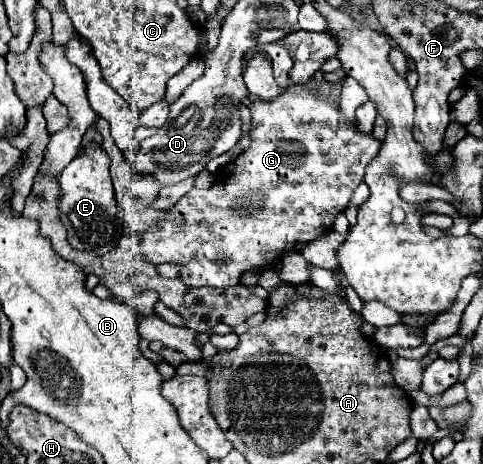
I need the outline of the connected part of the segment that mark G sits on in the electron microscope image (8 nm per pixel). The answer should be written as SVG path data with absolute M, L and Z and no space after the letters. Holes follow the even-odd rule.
M308 89L300 91L300 93L284 93L284 95L278 95L274 103L262 103L262 101L254 101L250 105L250 111L252 111L252 127L250 127L250 147L246 147L232 163L228 163L224 169L218 171L216 175L216 181L209 189L190 189L188 193L184 193L180 197L180 201L168 209L166 217L162 221L158 221L156 225L152 225L142 237L140 237L140 255L144 261L152 263L152 265L160 265L160 263L176 263L180 265L180 279L184 285L188 287L214 287L214 289L226 289L226 287L234 287L240 283L240 277L246 273L246 271L254 271L254 273L262 273L262 271L270 271L274 269L274 261L280 259L280 257L286 257L290 253L302 253L304 245L308 245L310 241L318 239L320 235L328 233L334 225L334 219L336 215L348 205L350 197L352 197L352 191L358 187L358 183L362 183L364 179L364 169L366 165L376 157L376 153L380 151L380 141L374 139L372 135L364 135L364 133L358 133L356 127L350 127L350 123L346 123L342 119L342 113L340 113L340 107L330 99L330 97L322 97L322 95L314 95L310 93ZM252 195L254 195L254 211L238 211L238 203L240 199L246 199L246 201L252 201Z

